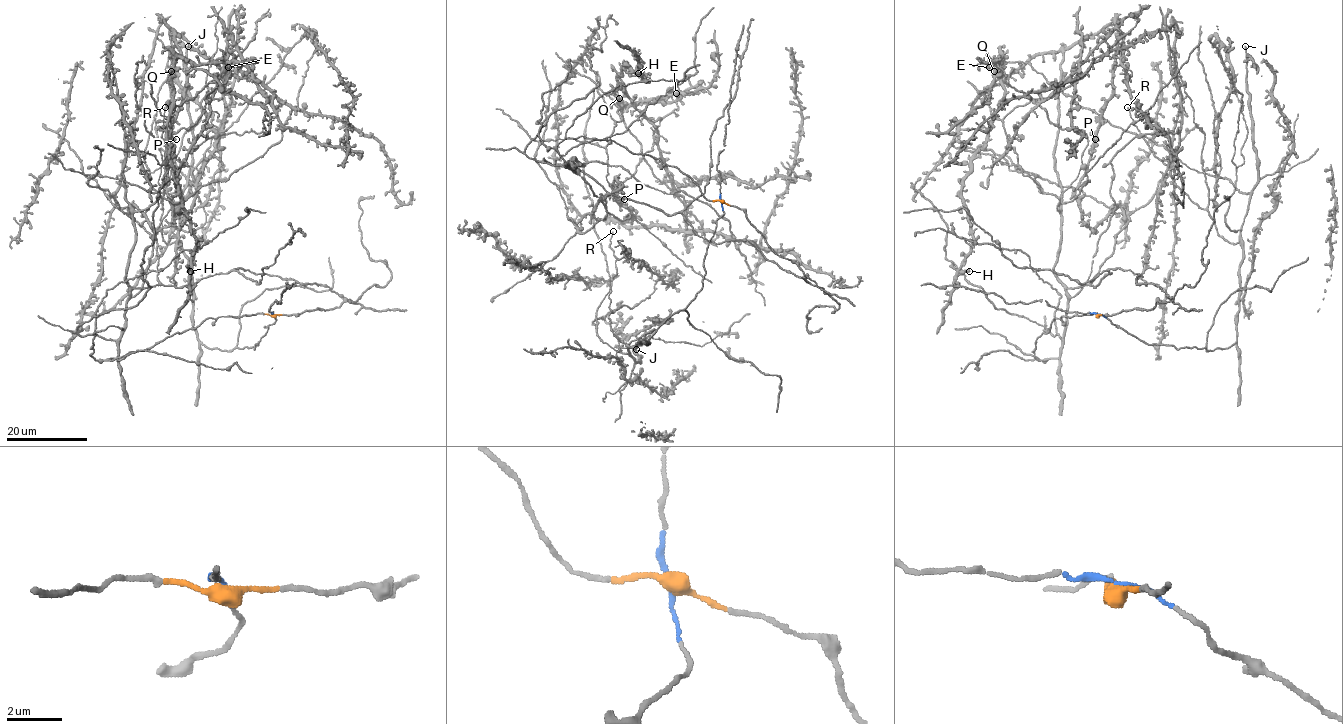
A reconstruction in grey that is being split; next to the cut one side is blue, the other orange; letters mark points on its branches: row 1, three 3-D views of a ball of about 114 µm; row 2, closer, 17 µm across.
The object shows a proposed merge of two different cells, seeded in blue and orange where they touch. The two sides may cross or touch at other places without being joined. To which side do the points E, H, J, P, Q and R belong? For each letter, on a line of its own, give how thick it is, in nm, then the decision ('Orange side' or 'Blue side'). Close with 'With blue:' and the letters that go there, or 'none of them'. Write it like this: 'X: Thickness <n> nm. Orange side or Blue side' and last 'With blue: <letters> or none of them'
E: Thickness 420 nm. Orange side
H: Thickness 550 nm. Orange side
J: Thickness 280 nm. Blue side
P: Thickness 480 nm. Orange side
Q: Thickness 200 nm. Orange side
R: Thickness 140 nm. Blue side
With blue: J, R

